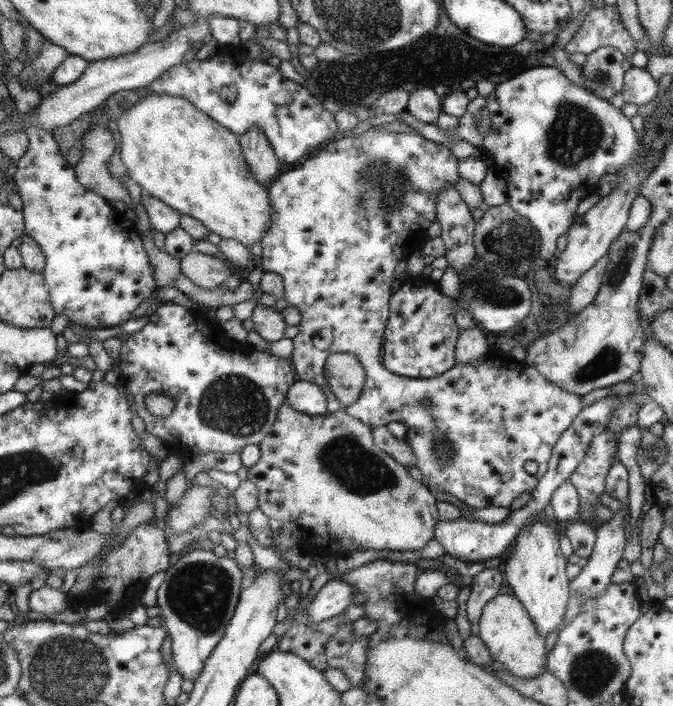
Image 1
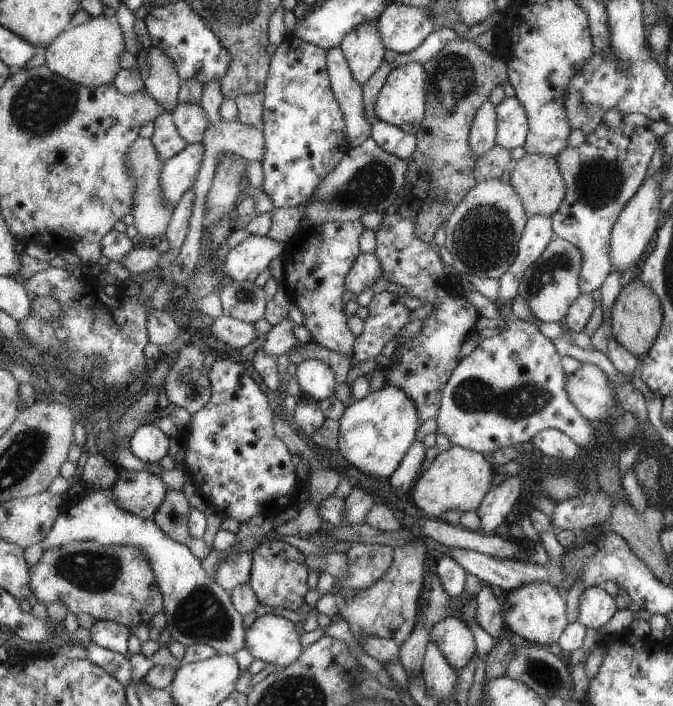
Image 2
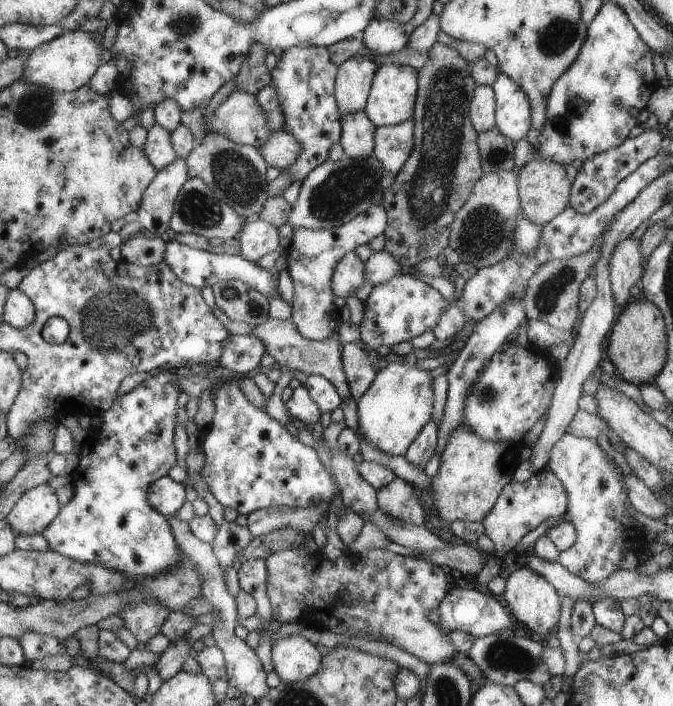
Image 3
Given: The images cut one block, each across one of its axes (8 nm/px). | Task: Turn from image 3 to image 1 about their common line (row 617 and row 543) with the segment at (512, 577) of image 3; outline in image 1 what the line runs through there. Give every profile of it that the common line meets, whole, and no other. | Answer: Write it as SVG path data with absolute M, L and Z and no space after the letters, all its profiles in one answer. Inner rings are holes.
M531 522L518 534L508 549L508 559L502 576L509 586L511 594L529 613L539 635L545 636L564 626L565 604L570 596L570 582L565 576L567 560L559 552L557 532L549 526L545 526L543 522Z

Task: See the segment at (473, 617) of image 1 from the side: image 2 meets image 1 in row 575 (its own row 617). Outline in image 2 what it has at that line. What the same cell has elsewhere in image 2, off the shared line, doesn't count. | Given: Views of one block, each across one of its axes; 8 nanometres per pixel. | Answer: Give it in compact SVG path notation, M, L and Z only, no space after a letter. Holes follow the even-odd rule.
M483 586L474 598L476 602L476 623L485 630L491 638L496 640L501 630L505 627L498 597L491 592L489 586Z

